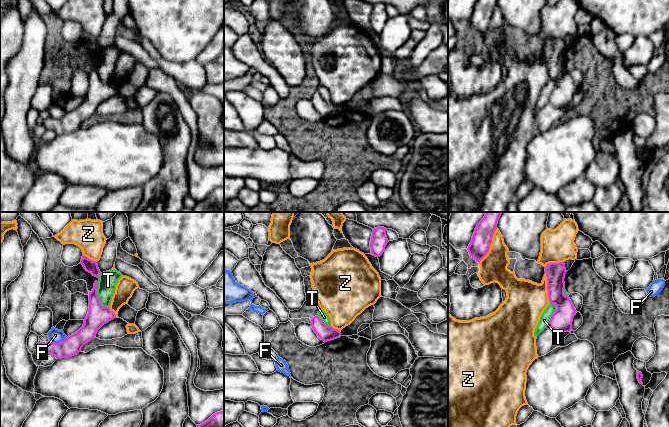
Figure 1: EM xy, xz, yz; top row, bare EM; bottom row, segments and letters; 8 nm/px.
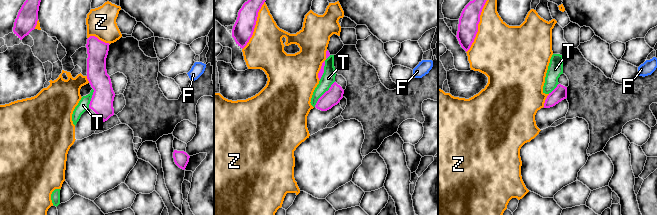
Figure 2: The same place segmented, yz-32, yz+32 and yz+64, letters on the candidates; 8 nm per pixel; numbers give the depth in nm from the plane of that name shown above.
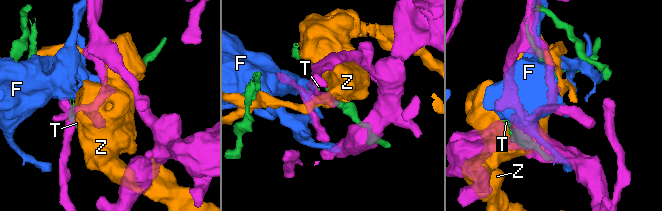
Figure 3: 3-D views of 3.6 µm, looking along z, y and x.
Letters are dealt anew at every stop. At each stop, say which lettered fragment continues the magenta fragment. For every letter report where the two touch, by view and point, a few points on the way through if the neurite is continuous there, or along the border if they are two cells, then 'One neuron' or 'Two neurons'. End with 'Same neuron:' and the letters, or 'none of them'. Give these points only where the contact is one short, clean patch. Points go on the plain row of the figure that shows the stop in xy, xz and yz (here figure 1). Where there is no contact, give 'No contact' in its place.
F: Touches magenta at xy (58, 119). Two neurons
T: Touches magenta at xy (97, 73). Boundary: xy (97, 58), (99, 78), (103, 82), (108, 83). Two neurons
Z: Touches magenta at yz (490, 20). Two neurons
Same neuron: none of them

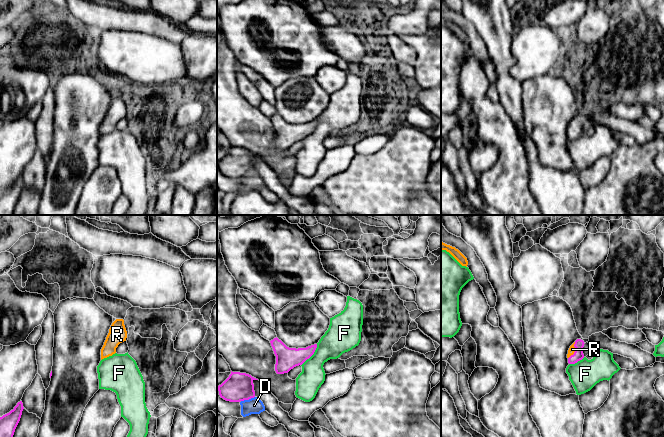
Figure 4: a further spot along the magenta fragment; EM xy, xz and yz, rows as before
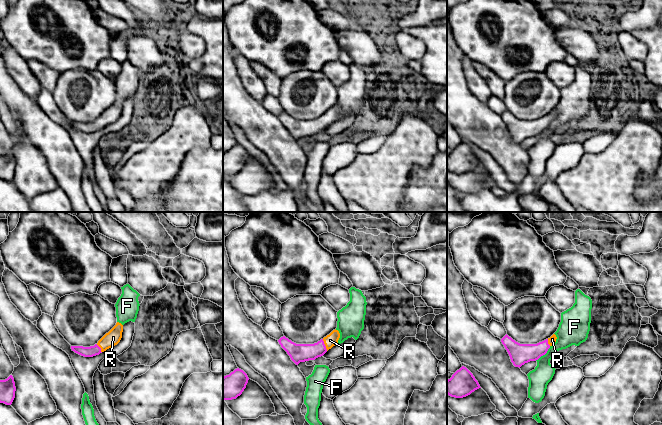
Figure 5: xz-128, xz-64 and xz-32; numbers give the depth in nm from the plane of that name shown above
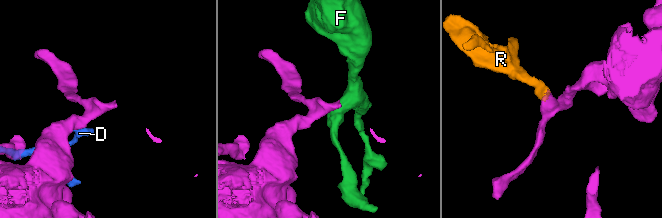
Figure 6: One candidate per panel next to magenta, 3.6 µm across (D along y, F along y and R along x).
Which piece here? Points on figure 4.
D: Touches magenta at xz (247, 175). Boundary: xz (254, 172), (241, 177). Two neurons
F: Touches magenta at xz (311, 131). Boundary: xz (317, 120), (314, 128), (301, 141). Two neurons
R: Touches magenta at yz (575, 126). Path across: yz (578, 131), (575, 126), (572, 125). One neuron
Same neuron: R

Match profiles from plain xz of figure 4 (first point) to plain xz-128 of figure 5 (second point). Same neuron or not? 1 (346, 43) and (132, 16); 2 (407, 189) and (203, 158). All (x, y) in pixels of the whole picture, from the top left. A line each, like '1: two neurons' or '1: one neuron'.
1: two neurons
2: two neurons

